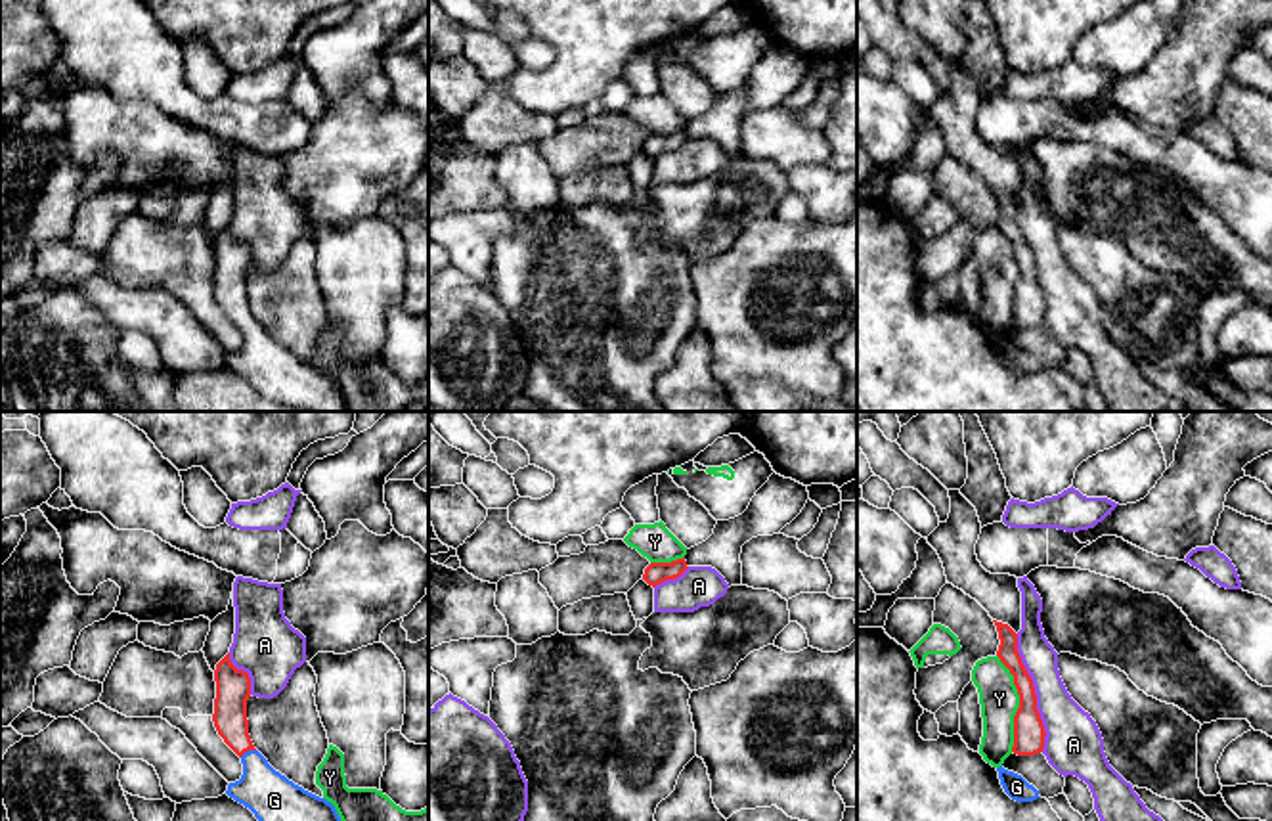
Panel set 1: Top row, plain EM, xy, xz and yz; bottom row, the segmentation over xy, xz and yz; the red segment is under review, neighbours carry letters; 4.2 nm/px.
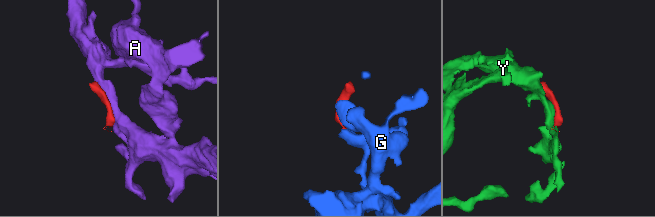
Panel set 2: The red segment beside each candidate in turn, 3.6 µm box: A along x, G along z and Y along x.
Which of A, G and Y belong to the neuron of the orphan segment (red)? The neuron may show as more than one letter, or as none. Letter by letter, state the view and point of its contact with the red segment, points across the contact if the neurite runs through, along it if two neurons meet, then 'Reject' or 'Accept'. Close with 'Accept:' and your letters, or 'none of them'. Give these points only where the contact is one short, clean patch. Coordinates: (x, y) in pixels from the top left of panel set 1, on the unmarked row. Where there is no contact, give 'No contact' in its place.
A: Touches red at yz (1033, 265). Reject
G: Touches red at xy (247, 322). Path across: xy (230, 278), (236, 309), (247, 322), (261, 358), (276, 374). Accept
Y: Touches red at yz (1020, 274). Boundary: yz (997, 226), (1012, 247), (1018, 266), (1012, 322). Reject
Accept: G

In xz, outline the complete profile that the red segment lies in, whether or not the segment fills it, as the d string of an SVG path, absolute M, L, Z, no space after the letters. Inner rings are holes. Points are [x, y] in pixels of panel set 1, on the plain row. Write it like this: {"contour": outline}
{"contour": "M685 128L683 130L677 130L677 132L671 132L671 134L650 134L645 140L643 151L648 157L656 159L658 155L662 155L666 151L679 149L687 140L689 138L687 138Z"}

